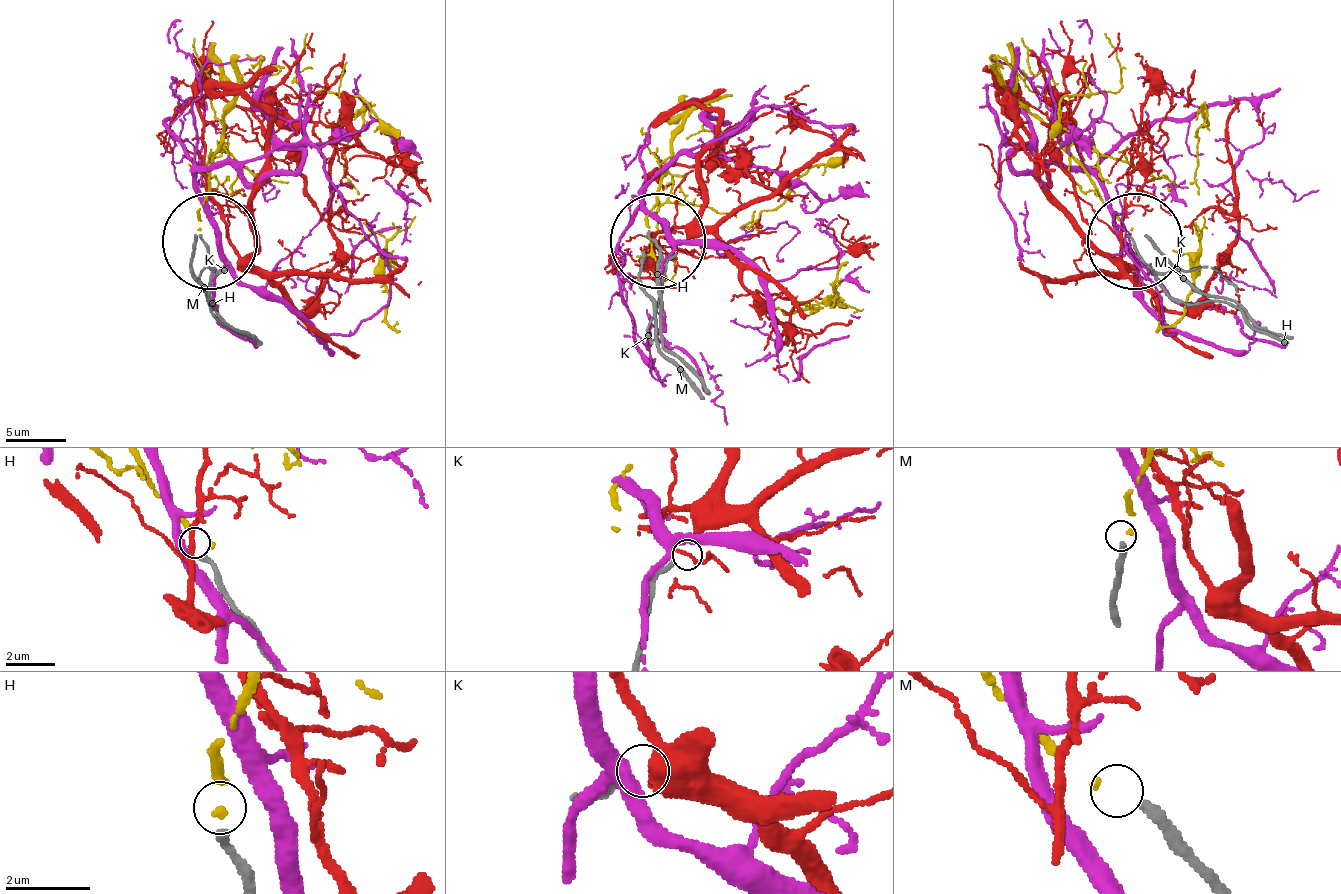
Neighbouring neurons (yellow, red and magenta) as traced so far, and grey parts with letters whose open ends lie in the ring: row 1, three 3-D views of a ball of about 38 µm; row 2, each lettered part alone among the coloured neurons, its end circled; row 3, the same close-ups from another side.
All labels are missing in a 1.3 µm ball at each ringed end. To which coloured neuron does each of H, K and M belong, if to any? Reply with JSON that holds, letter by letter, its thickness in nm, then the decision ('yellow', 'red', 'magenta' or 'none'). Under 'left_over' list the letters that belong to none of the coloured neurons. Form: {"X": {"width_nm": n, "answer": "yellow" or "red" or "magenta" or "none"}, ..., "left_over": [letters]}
{"H": {"width_nm": 200, "answer": "none"}, "K": {"width_nm": 240, "answer": "red"}, "M": {"width_nm": 280, "answer": "yellow"}, "left_over": ["H"]}

